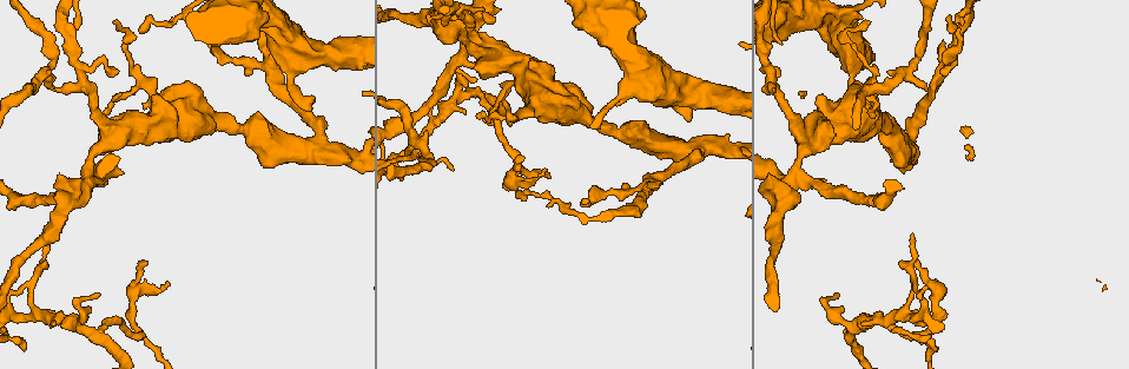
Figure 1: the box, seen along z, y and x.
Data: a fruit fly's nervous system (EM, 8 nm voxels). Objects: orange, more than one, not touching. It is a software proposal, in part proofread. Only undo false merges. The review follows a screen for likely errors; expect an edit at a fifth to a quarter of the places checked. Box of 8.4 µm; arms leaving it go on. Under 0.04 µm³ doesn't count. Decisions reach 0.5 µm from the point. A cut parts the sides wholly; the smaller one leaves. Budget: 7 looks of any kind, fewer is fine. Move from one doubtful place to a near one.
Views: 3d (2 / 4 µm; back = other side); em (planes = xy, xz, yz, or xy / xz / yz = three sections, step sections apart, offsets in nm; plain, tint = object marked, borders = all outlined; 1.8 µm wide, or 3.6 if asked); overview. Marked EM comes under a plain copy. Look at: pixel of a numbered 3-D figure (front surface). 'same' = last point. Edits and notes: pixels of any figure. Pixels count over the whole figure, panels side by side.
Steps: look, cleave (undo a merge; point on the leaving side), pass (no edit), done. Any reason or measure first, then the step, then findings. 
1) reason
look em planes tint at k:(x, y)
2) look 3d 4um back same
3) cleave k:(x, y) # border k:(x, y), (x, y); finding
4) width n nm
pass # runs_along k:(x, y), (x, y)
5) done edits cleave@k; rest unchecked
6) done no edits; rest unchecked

thick turns thin
look 3d 4um back at 1:(797, 174)

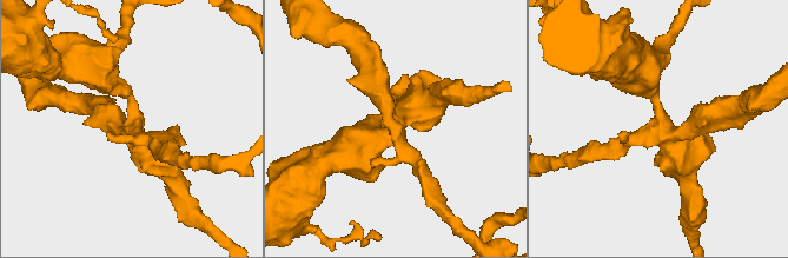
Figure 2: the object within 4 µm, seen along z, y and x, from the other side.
now the EM
look em planes tint at 2:(136, 127)

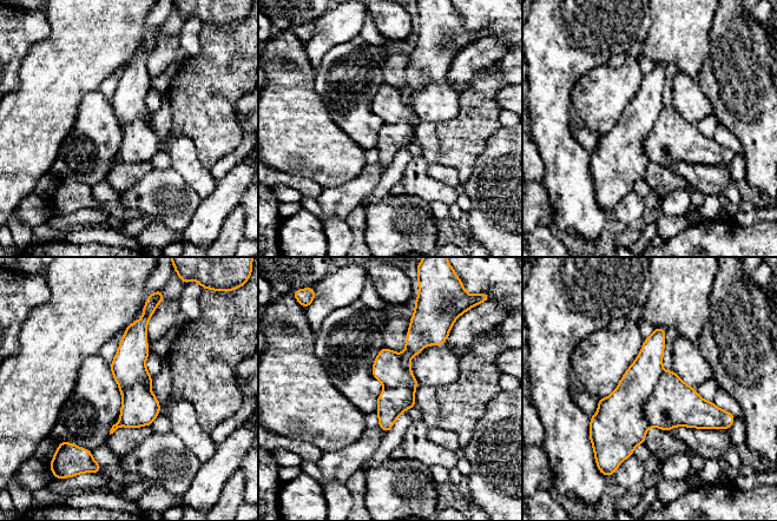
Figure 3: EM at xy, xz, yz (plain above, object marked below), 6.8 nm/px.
cleave 3:(672, 403) # border 3:(664, 373), (643, 408), (650, 426); two cells meet here

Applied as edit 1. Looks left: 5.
look overview

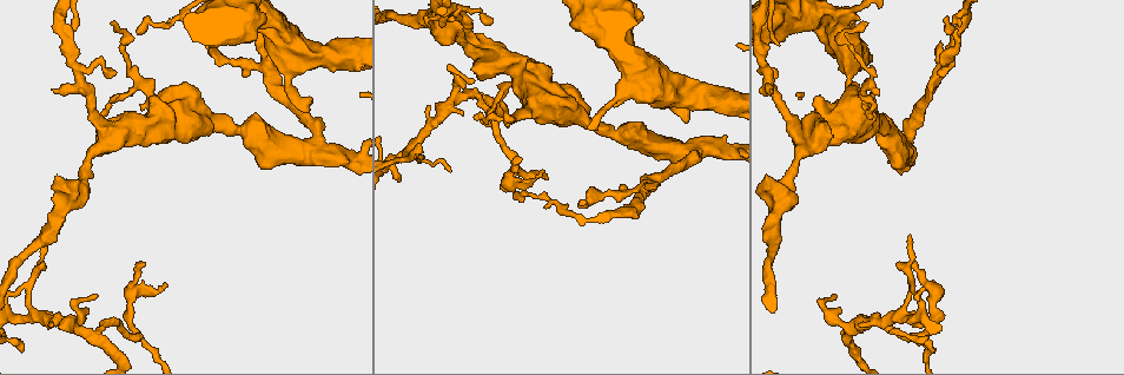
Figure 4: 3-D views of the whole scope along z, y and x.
abrupt turn
look 3d 2um at 4:(844, 335)

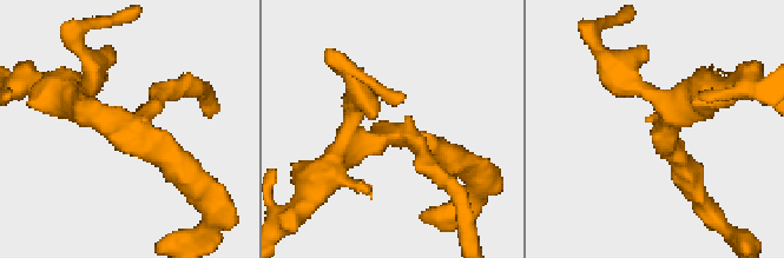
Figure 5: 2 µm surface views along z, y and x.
now the EM
look em planes borders at 5:(664, 127)

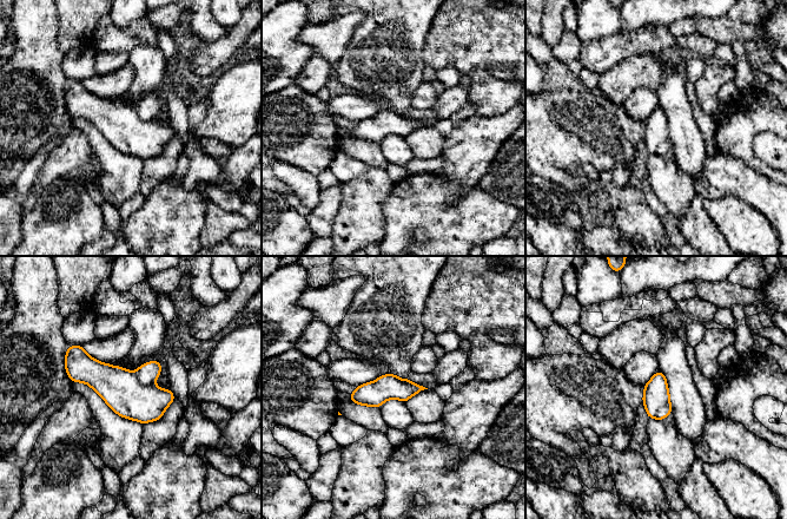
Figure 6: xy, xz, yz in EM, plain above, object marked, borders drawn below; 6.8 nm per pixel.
cleave 6:(147, 373) # border 6:(134, 372), (143, 383), (152, 385); a second cell is stuck on

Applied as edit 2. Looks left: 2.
redraw
look overview

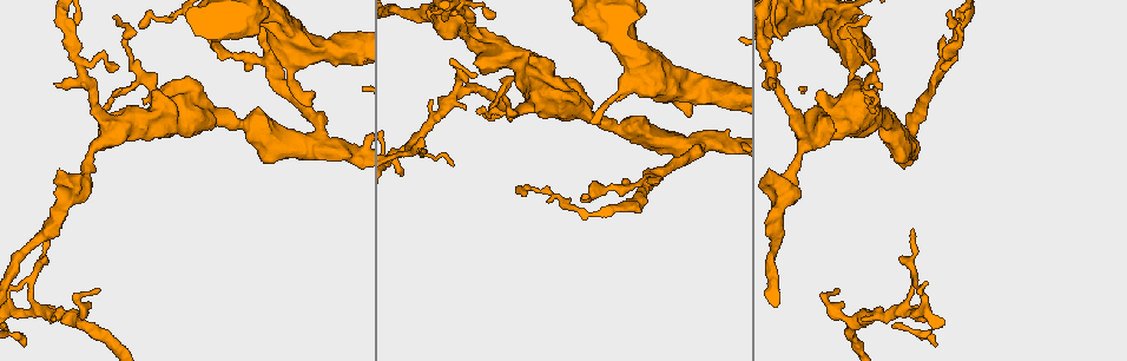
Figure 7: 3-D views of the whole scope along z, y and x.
a fork
look em planes tint at 7:(269, 62)

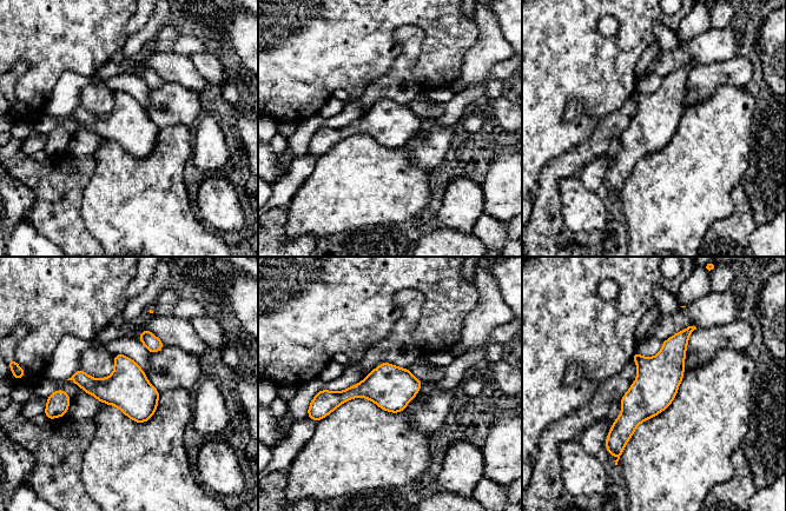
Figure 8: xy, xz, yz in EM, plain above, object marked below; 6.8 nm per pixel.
width 300 nm
pass # runs_along 8:(688, 331), (623, 426), (618, 449); continuous, no second cell

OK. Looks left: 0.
done edits cleave@3, cleave@6; rest unchecked

